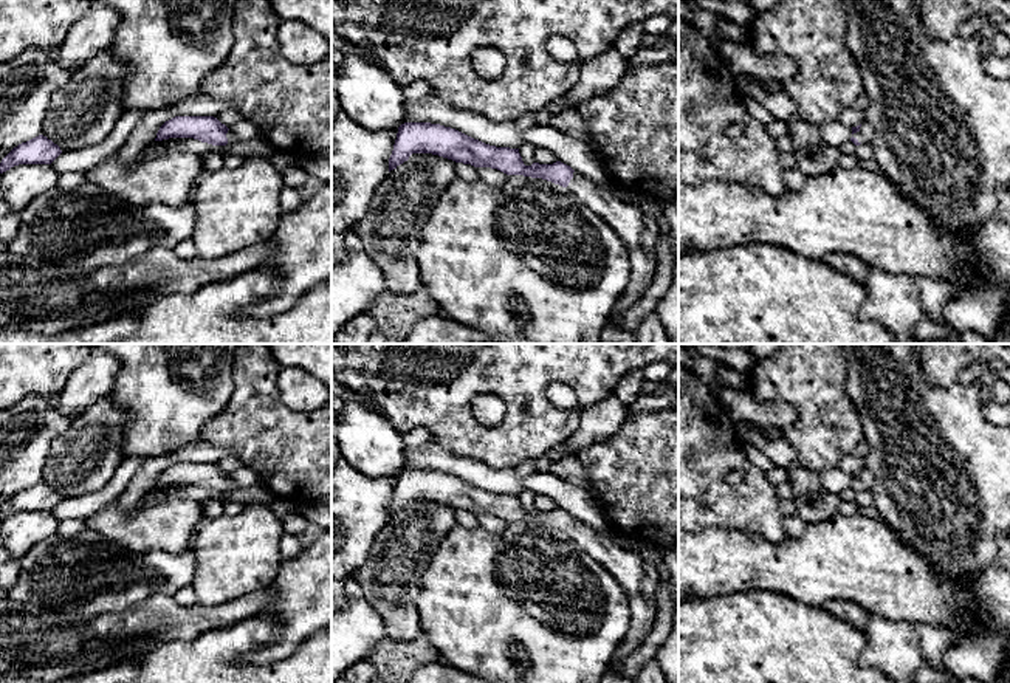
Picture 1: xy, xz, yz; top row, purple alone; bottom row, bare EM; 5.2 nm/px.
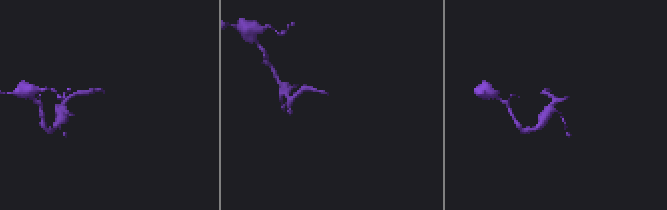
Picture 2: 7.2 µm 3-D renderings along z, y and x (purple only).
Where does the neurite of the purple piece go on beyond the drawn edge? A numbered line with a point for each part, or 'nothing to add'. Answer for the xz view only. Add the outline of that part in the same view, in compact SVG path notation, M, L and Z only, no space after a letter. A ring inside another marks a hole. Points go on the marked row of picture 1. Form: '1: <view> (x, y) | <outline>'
1: xz (628, 222) | M573 172L567 189L603 217L630 249L641 246L646 215L634 204L621 201L609 187L599 186L578 172Z

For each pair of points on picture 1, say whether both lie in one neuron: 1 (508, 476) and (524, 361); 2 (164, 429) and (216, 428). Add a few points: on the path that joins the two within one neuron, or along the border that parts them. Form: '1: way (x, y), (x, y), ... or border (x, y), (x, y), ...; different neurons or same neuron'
1: border (474, 460), (494, 468), (515, 470); different neurons
2: border (226, 401), (203, 426), (203, 440); different neurons

